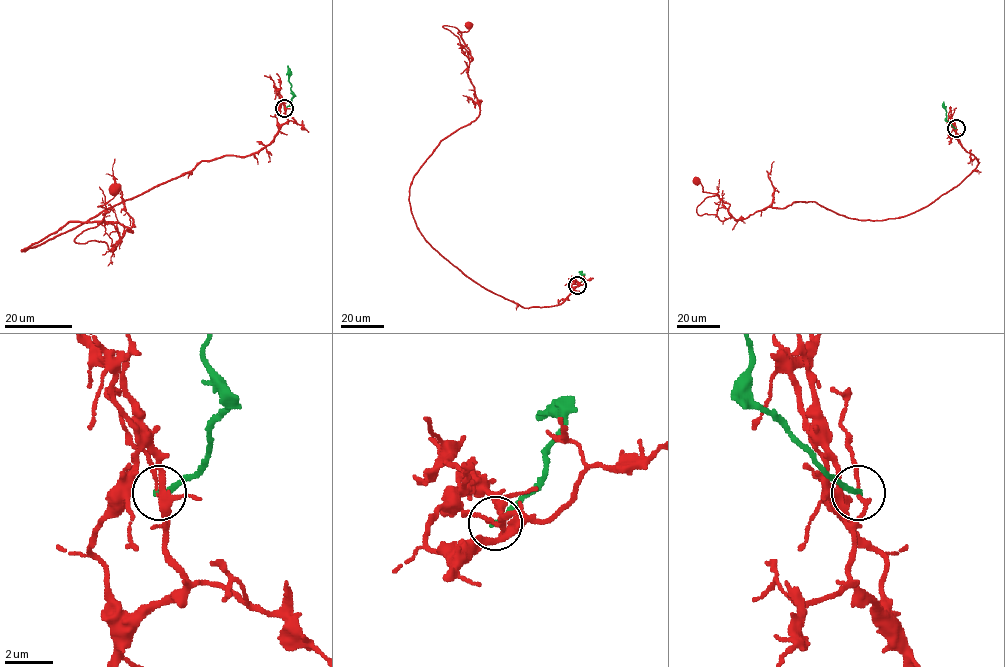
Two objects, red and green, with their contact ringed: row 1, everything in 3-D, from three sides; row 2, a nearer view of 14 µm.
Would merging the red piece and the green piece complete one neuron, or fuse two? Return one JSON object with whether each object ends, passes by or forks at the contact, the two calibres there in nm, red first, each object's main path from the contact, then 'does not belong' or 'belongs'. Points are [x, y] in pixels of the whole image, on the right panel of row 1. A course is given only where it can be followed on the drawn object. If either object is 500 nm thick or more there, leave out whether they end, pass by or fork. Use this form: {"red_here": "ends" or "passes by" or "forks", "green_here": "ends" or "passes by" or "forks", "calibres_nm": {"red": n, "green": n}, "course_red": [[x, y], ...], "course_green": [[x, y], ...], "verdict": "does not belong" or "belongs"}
{"red_here": "passes by", "green_here": "ends", "calibres_nm": {"red": 140, "green": 220}, "course_red": [[956, 128], [978, 163], [898, 218], [858, 220], [794, 202], [721, 220], [696, 212], [716, 195], [694, 177]], "course_green": [[956, 128], [947, 120], [943, 101]], "verdict": "does not belong"}

